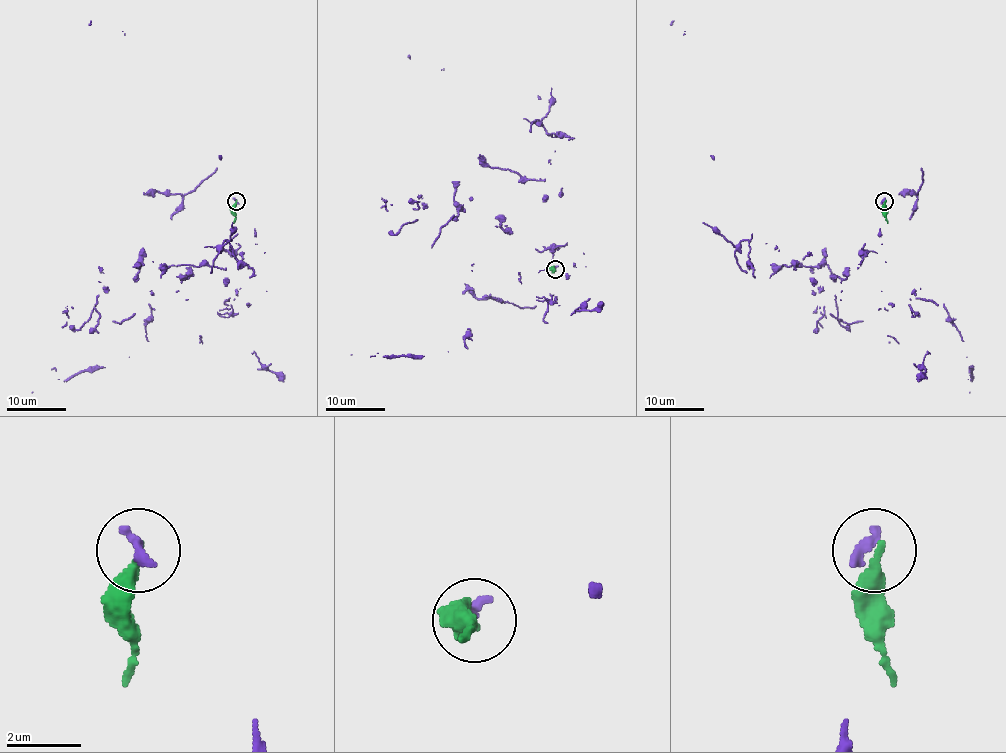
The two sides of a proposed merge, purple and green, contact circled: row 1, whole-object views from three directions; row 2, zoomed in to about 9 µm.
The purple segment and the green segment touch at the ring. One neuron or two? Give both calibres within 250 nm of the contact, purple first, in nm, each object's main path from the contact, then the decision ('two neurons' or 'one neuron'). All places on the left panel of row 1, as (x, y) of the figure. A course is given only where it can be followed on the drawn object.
300 nm thick on the purple side, 340 nm on the other; purple runs (236, 201), (235, 250), (134, 267), (114, 320), (151, 307), (146, 340), (31, 392); green runs (236, 201), (233, 223); two neurons

